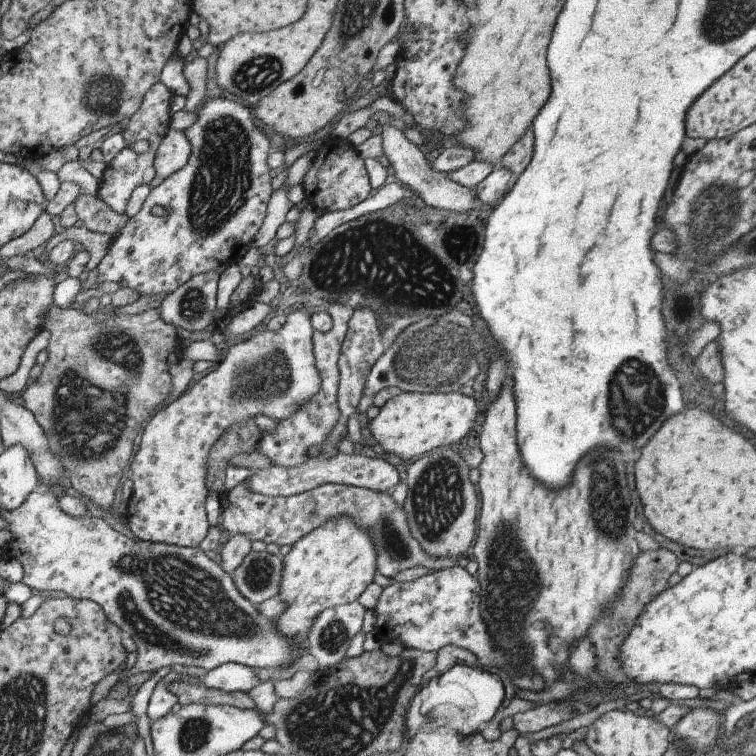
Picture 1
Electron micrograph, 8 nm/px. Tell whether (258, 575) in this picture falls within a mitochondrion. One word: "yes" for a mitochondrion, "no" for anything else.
yes

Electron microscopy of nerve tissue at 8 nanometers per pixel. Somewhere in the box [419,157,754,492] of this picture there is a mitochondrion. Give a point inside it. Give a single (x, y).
(713, 210)

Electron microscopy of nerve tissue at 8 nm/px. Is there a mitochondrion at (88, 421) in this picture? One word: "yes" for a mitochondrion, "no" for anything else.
yes

